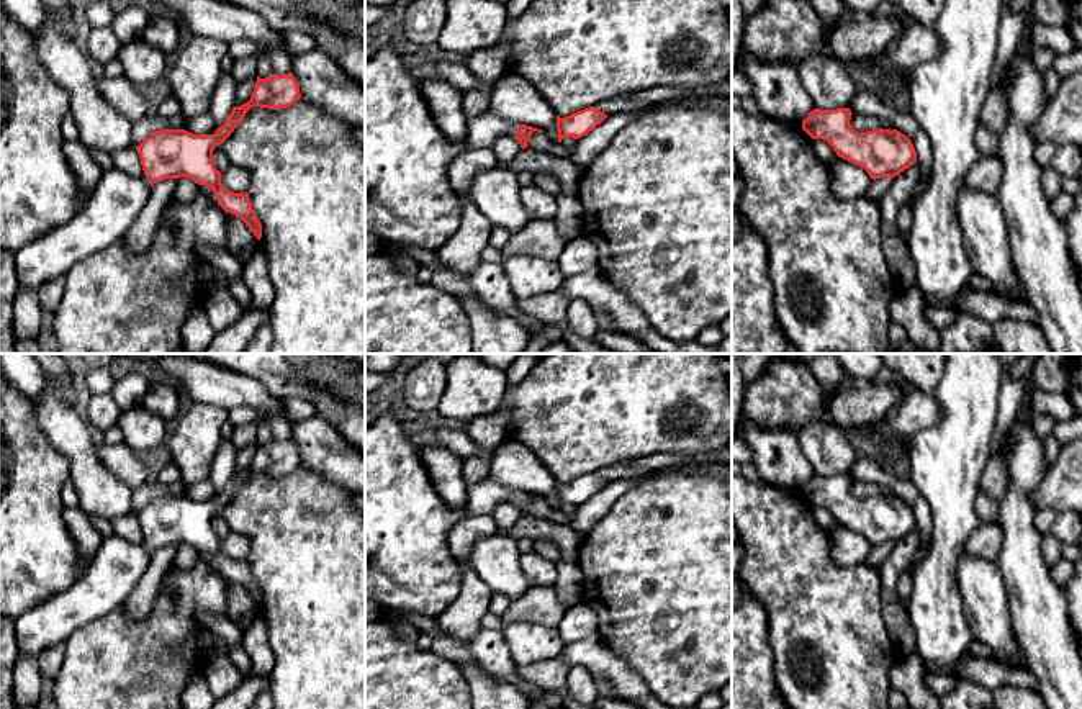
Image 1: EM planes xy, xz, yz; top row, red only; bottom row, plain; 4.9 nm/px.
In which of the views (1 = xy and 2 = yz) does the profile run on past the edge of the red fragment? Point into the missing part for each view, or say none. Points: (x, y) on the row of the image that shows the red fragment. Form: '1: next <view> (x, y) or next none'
1: next xy (110, 210)
2: next none

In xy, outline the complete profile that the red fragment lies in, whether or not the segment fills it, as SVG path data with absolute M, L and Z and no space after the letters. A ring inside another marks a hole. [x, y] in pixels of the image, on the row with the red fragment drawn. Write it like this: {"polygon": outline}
{"polygon": "M291 72L270 74L265 79L257 77L250 100L234 106L214 134L193 134L185 129L152 133L136 146L144 170L141 177L111 167L103 172L85 205L69 223L15 252L20 288L38 291L47 282L65 277L77 262L119 241L142 211L152 187L165 178L188 177L211 188L218 205L239 216L260 241L262 224L249 193L234 193L223 187L213 151L231 136L250 108L283 110L300 98L300 85Z"}

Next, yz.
{"polygon": "M815 108L802 121L812 139L827 141L838 157L864 169L872 180L895 177L917 162L912 141L897 129L858 133L851 128L851 110Z"}

